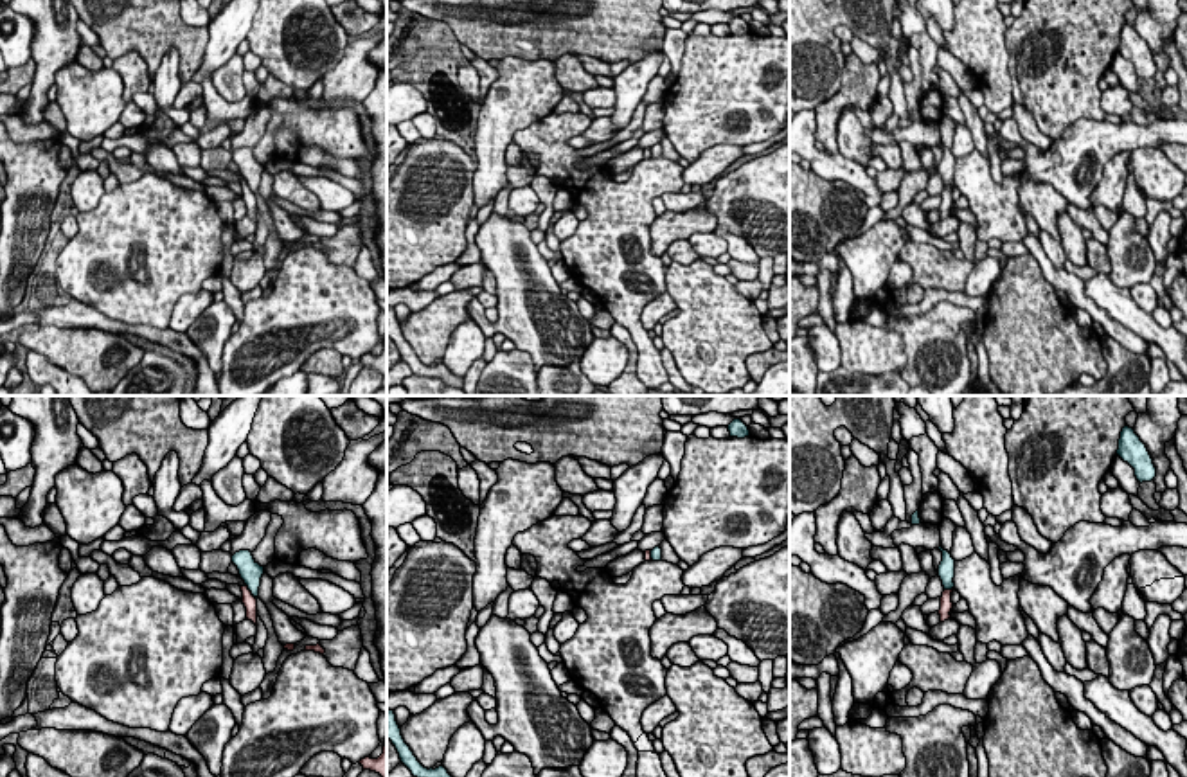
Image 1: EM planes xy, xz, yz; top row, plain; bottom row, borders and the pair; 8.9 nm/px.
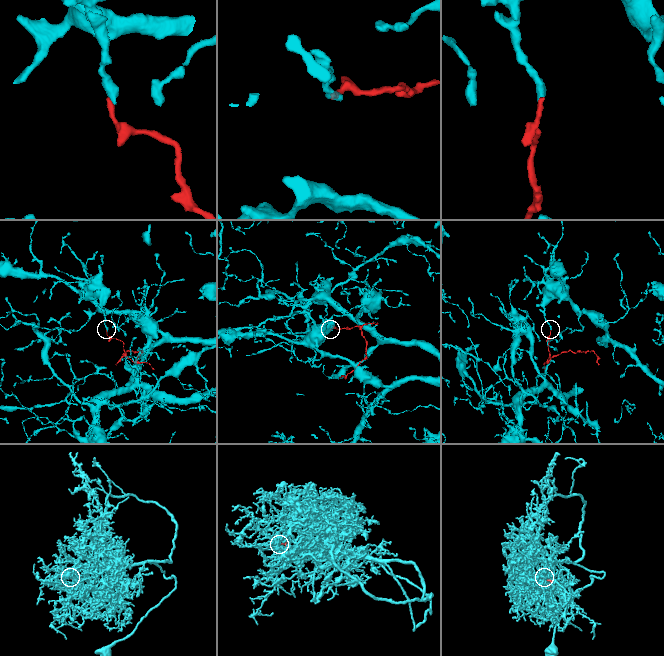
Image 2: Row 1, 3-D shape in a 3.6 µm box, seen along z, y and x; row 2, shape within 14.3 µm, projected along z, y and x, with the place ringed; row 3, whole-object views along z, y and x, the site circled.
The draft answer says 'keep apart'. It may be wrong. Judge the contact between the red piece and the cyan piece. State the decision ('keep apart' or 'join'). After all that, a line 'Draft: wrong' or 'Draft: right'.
keep apart
Draft: right

